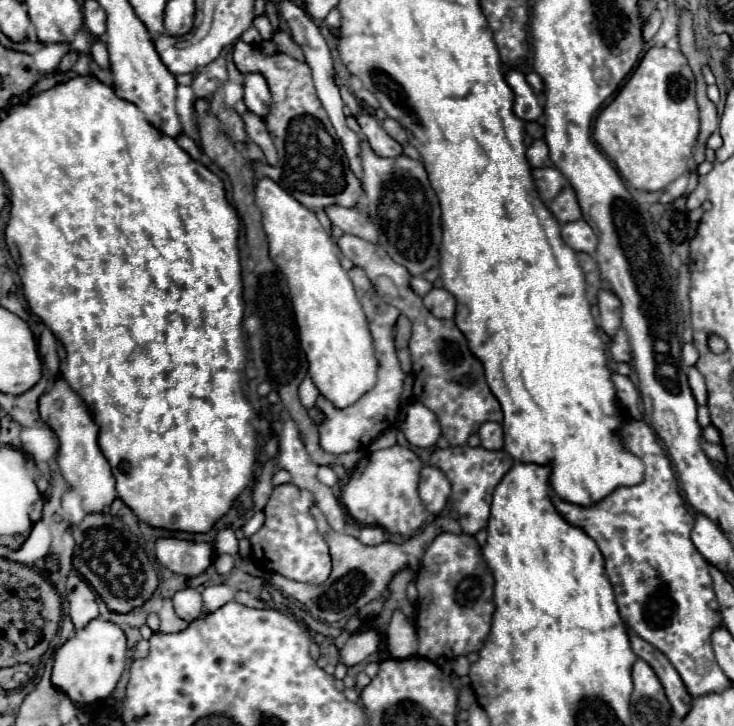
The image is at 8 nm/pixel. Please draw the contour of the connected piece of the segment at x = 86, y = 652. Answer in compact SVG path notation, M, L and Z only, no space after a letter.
M92 620L84 630L76 630L74 636L56 652L52 668L52 684L56 690L66 694L74 706L84 708L88 704L106 700L112 696L126 664L126 636L120 626Z

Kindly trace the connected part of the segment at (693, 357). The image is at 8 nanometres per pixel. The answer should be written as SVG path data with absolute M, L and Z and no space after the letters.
M686 342L682 346L682 362L684 362L684 366L694 366L696 360L698 360L698 350L694 348L692 342Z

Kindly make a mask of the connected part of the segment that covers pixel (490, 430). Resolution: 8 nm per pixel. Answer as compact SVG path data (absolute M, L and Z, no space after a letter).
M484 422L478 430L482 446L488 450L500 450L502 448L502 426L498 422Z

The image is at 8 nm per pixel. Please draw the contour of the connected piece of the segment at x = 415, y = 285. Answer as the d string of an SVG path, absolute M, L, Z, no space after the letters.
M422 276L412 278L412 280L410 280L410 284L412 284L412 290L414 290L418 296L424 296L424 294L428 294L428 292L432 290L432 284L430 284L428 280L424 280Z

